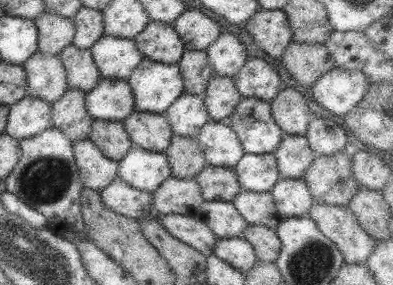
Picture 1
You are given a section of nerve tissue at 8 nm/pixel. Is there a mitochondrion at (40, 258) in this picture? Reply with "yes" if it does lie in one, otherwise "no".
yes

